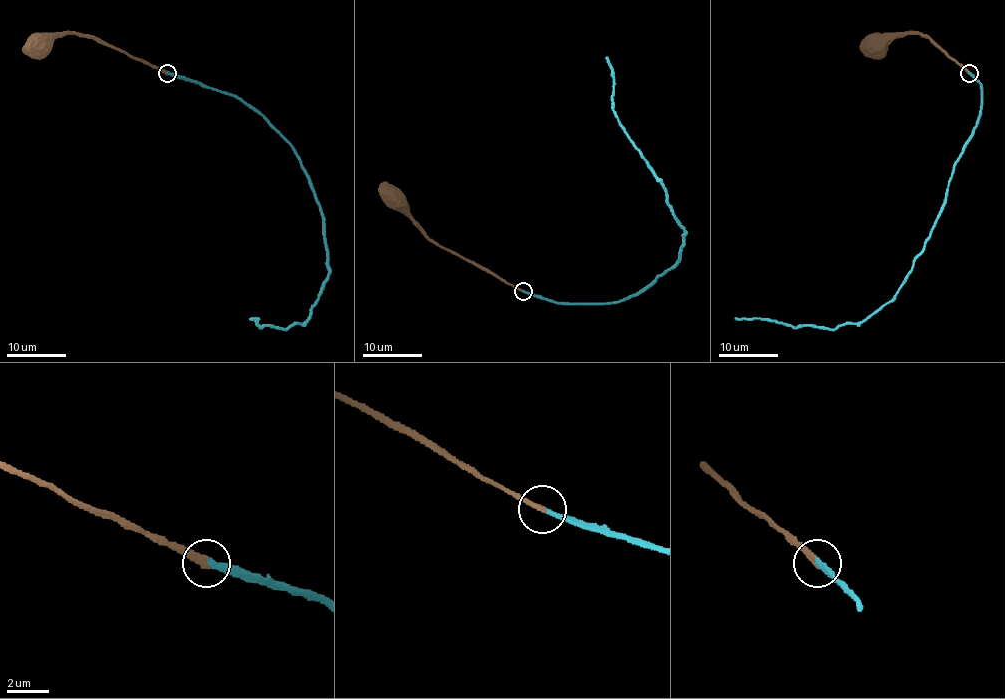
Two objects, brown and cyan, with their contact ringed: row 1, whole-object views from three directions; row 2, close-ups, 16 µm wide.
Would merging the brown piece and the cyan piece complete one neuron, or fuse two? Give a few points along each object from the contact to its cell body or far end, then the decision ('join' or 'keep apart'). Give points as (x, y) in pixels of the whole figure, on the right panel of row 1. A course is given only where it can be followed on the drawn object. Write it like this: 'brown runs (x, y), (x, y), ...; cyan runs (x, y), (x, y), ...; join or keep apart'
brown runs (969, 73), (927, 36), (891, 34), (872, 44); cyan runs (969, 73), (981, 86), (981, 114), (924, 251), (897, 294), (860, 322), (834, 329), (735, 319); join

